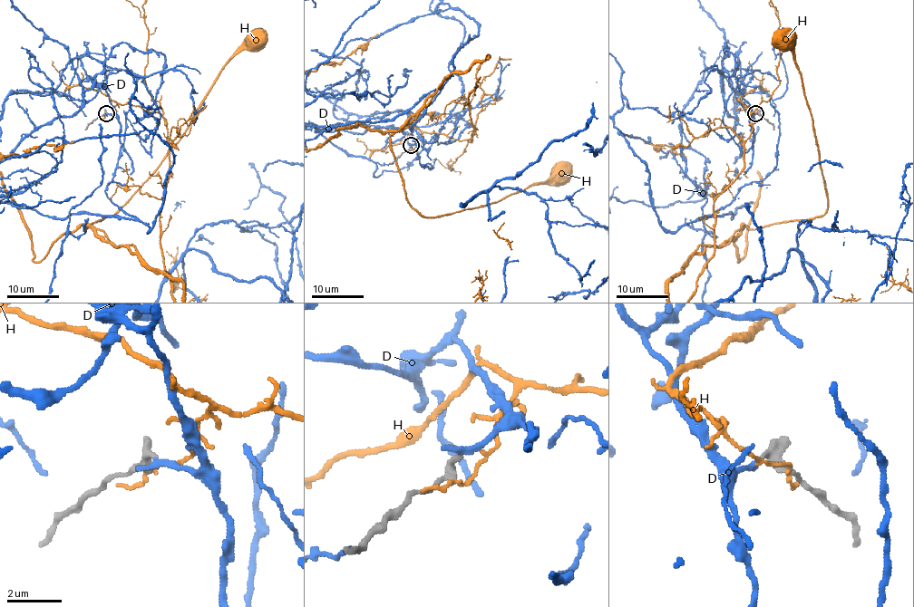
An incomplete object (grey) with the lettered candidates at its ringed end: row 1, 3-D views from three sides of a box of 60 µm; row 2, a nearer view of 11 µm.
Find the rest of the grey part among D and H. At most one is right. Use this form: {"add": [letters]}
{"add": ["D"]}

